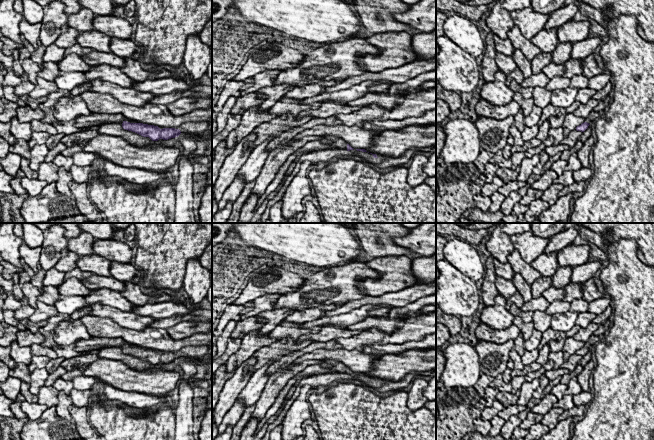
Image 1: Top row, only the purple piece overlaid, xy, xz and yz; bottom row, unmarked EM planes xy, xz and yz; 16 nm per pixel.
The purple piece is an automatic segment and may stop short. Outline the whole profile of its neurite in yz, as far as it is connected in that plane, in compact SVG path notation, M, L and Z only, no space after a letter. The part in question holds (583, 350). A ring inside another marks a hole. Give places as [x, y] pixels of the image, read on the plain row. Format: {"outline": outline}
{"outline": "M591 335L590 338L585 342L585 346L576 351L577 355L584 356L588 350L596 343L599 342L599 336Z"}

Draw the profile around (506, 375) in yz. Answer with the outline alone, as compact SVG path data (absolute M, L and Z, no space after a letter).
M509 359L507 362L507 368L502 373L502 378L505 383L509 383L511 381L511 372L513 369L514 369L513 361Z

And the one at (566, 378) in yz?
M577 364L577 366L576 366L574 371L570 372L569 374L564 374L562 376L562 379L561 379L560 383L568 385L570 380L573 377L577 377L582 372L582 370L583 370L583 367L581 365L579 365L579 364Z

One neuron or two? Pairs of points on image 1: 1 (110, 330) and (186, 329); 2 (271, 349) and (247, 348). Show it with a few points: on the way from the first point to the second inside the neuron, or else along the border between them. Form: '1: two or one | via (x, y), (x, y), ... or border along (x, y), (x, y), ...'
1: two | border along (165, 330), (174, 339), (183, 339), (189, 336)
2: two | border along (265, 344), (259, 349)

